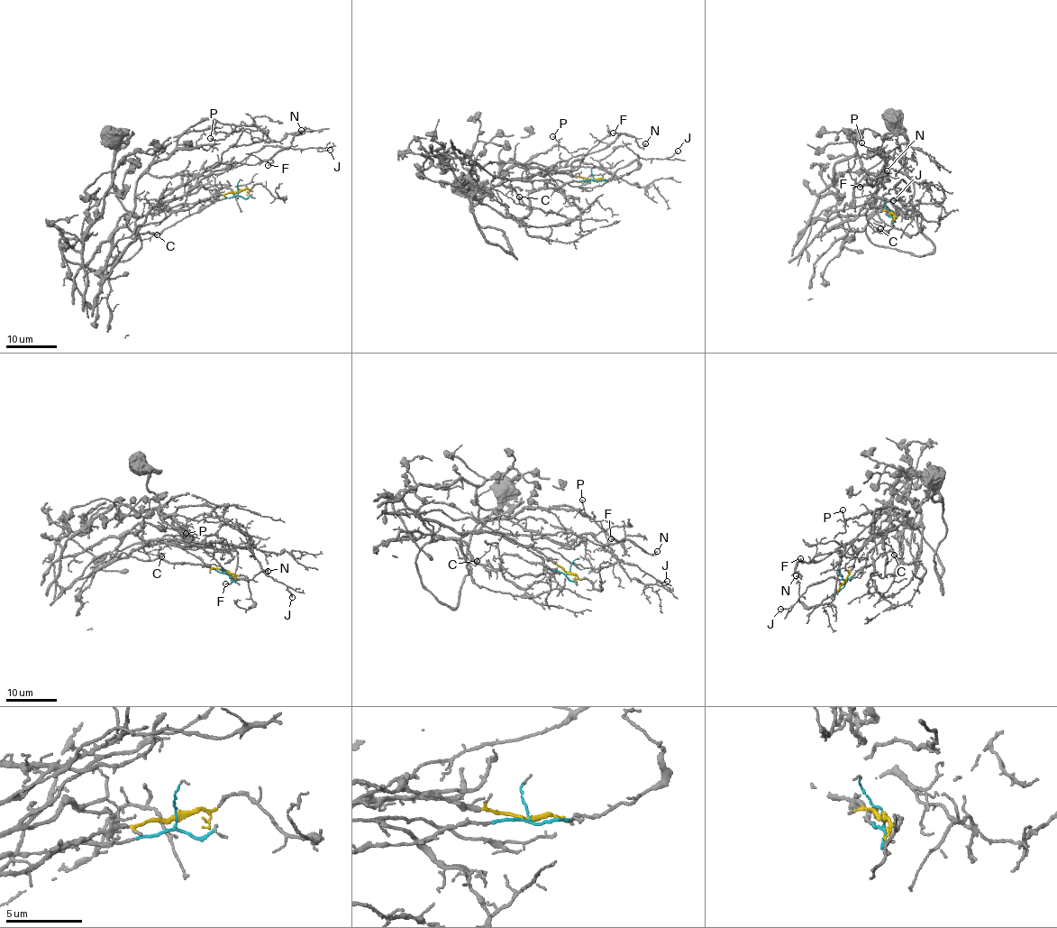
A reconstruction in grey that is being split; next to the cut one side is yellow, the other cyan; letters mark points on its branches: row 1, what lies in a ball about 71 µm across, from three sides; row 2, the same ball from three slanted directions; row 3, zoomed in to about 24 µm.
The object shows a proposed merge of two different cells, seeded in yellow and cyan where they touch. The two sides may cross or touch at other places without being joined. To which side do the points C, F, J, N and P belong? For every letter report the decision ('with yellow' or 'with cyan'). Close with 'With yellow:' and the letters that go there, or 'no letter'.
C: with cyan
F: with yellow
J: with yellow
N: with yellow
P: with cyan
With yellow: F, J, N

